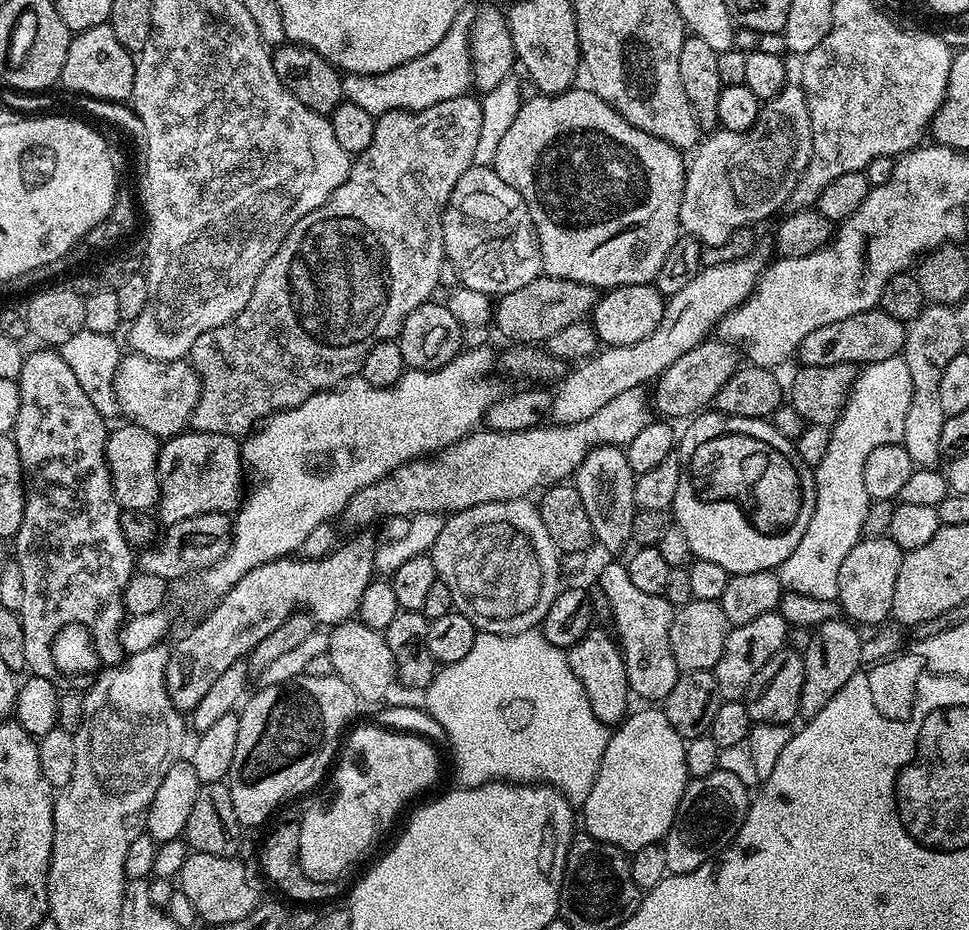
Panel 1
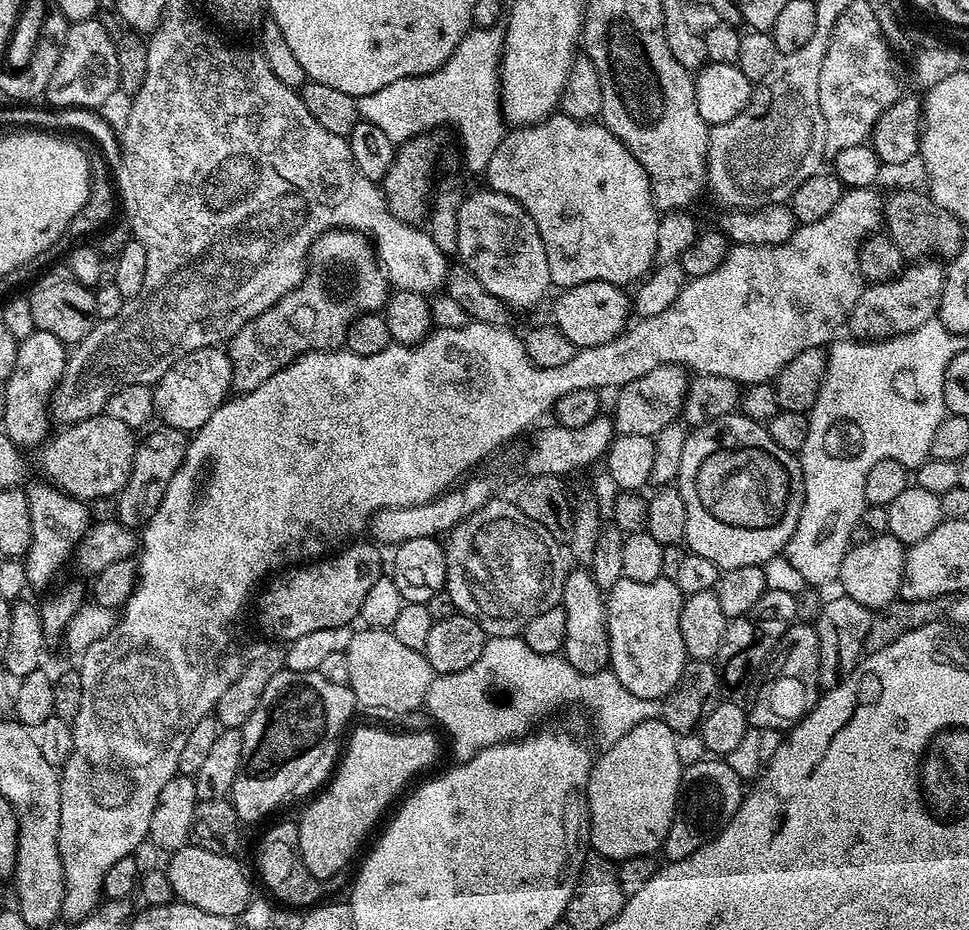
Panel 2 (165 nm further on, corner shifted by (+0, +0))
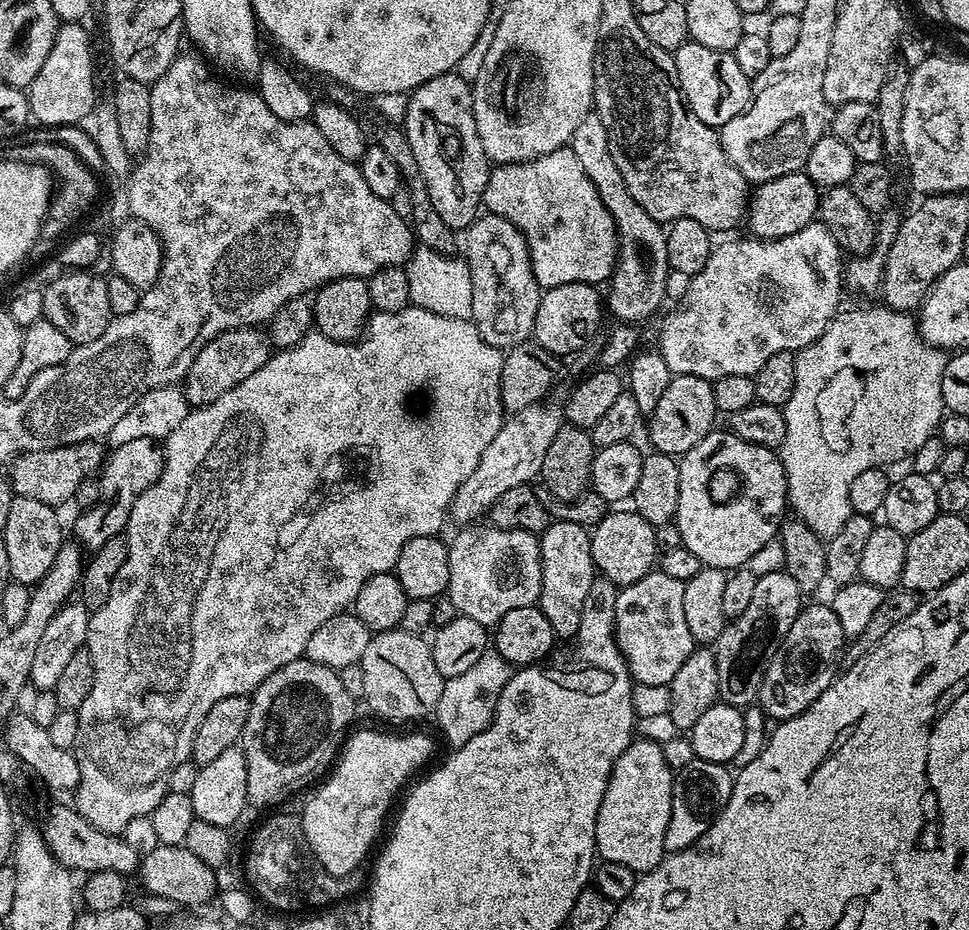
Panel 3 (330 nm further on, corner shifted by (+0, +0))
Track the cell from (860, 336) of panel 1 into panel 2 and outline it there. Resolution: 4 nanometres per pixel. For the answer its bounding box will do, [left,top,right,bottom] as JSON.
[846,258,945,340]

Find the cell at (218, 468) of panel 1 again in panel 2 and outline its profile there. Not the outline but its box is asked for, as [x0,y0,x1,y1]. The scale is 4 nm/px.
[115,426,189,529]

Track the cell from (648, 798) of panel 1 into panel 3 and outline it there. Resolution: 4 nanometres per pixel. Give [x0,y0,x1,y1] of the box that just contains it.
[596,738,673,874]

